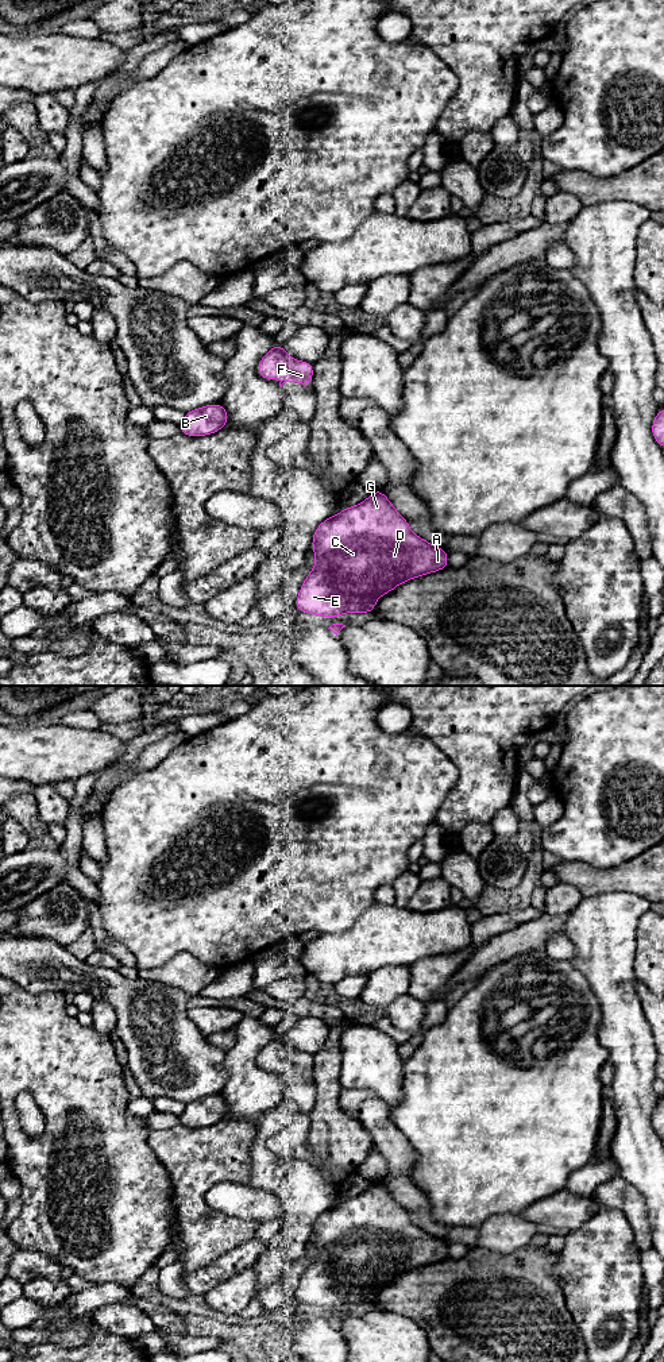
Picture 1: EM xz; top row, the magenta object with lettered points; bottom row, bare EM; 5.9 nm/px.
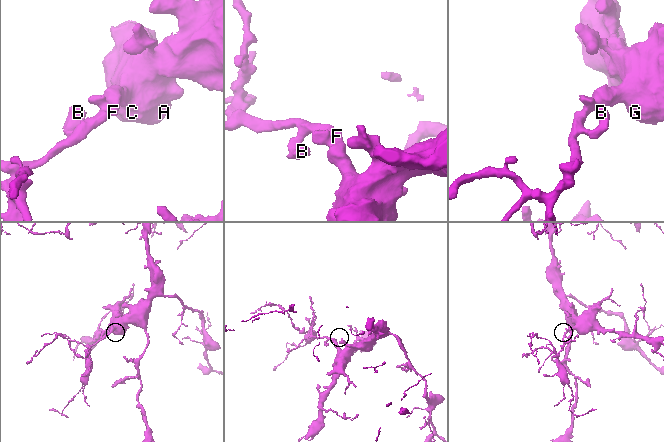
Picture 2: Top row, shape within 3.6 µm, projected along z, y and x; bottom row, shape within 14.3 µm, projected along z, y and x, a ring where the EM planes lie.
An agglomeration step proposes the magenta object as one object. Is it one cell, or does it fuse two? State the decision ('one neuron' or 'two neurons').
one neuron

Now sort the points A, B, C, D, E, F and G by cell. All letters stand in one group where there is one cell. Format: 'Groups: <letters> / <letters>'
Groups: A B C D E F G

